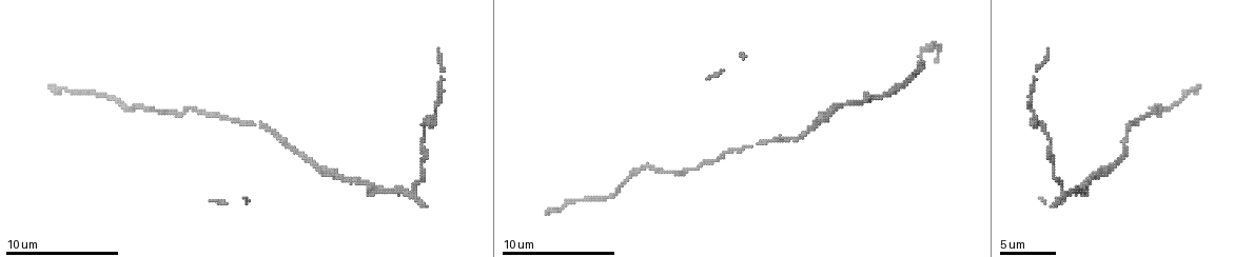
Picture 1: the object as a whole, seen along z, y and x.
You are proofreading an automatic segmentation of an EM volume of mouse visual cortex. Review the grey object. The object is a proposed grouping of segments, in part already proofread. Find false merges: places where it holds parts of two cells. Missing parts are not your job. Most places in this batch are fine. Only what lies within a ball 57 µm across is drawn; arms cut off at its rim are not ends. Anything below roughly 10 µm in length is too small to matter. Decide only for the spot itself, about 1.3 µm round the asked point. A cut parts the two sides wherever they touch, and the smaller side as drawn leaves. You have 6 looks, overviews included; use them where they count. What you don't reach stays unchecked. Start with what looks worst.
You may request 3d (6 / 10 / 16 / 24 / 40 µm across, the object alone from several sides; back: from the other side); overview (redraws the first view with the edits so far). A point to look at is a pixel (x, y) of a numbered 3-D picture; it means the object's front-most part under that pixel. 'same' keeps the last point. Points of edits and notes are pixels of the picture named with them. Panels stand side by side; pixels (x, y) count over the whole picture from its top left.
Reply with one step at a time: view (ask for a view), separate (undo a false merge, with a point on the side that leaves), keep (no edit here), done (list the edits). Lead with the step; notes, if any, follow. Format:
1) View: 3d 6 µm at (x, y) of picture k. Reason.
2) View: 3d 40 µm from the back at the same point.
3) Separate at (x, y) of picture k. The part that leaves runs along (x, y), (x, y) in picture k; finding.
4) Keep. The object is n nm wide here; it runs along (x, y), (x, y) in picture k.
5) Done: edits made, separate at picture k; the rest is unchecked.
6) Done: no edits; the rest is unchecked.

View: 3d 6 µm at (816, 125) of picture 1. Sudden change in width.

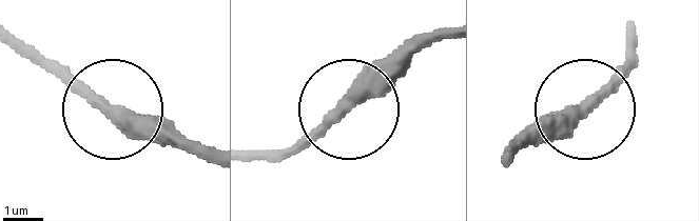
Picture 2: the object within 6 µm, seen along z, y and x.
View: 3d 6 µm from the back at (575, 113) of picture 2. From behind.

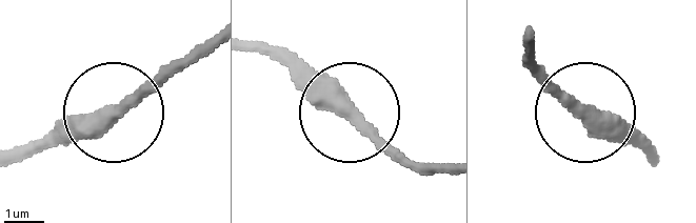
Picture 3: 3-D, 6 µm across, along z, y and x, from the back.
Keep. It runs along (396, 154), (282, 49) in picture 3; all the same cell.

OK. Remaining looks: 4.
View: 3d 10 µm at (649, 165) of picture 1. Calibre changes.

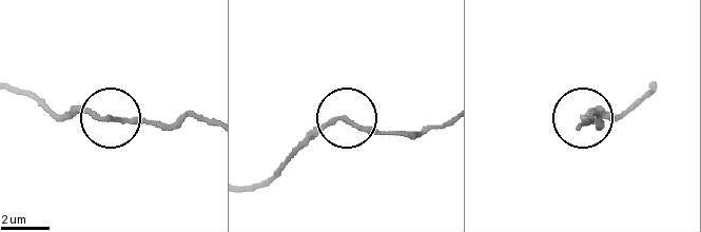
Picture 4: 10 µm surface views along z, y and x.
View: 3d 6 µm at (347, 121) of picture 4.

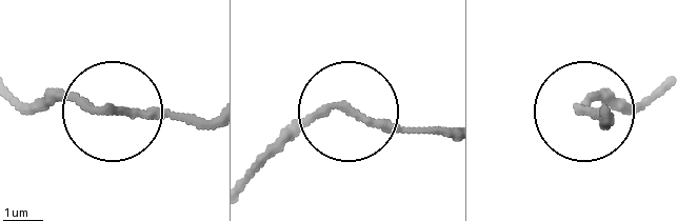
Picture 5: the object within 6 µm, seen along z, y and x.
Keep. It runs along (600, 118), (580, 111), (594, 101), (648, 101) in picture 5; one cell here.

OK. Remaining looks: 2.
View: 3d 16 µm at (424, 124) of picture 1. Calibre changes.

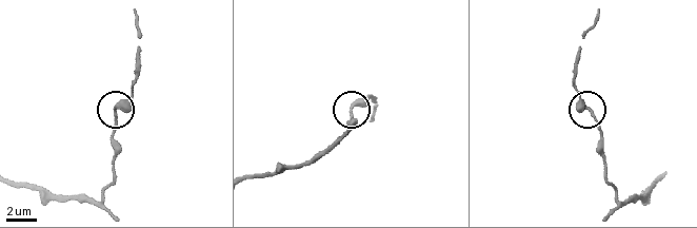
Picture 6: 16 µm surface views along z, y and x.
Keep. It runs along (18, 185), (101, 200), (112, 177), (116, 113), (137, 80) in picture 6; one cell here.

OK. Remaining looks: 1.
Done: no edits; the rest is unchecked.

